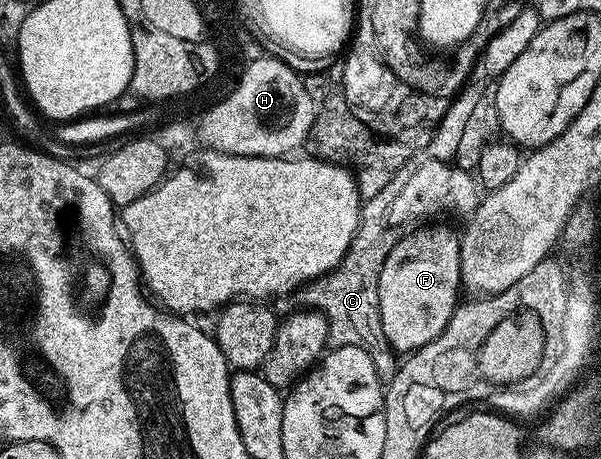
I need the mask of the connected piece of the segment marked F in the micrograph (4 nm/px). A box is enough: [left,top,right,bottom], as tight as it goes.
[381,223,461,355]

